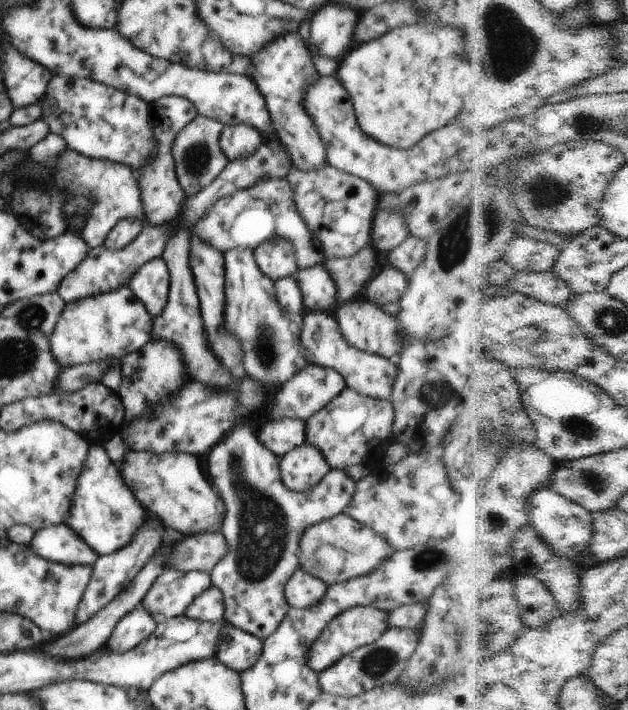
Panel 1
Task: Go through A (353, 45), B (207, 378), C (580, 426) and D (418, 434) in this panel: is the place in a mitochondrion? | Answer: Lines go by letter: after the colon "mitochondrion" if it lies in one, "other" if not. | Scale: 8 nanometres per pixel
A: other
B: other
C: mitochondrion
D: other

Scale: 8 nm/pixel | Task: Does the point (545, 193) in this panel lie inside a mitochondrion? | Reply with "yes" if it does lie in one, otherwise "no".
yes

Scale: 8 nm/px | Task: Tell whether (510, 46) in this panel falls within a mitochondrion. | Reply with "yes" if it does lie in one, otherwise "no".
yes

